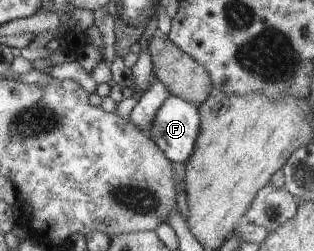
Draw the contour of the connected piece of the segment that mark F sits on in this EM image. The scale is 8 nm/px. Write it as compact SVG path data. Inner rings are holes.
M170 94L157 111L148 133L171 162L185 164L193 156L200 133L198 106Z

